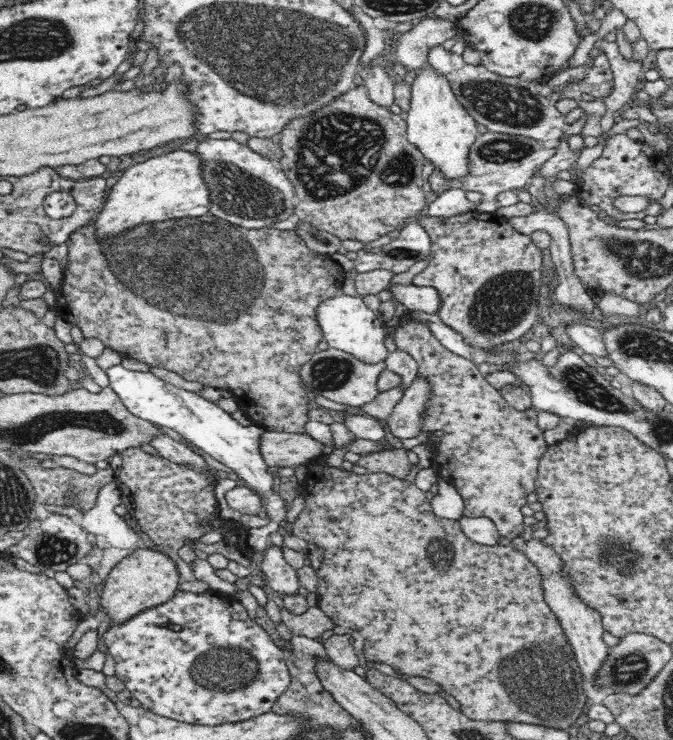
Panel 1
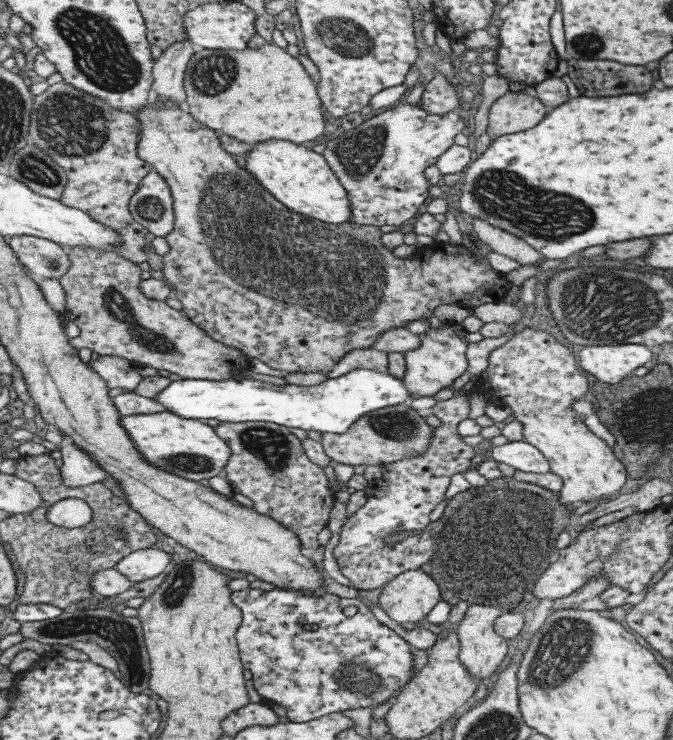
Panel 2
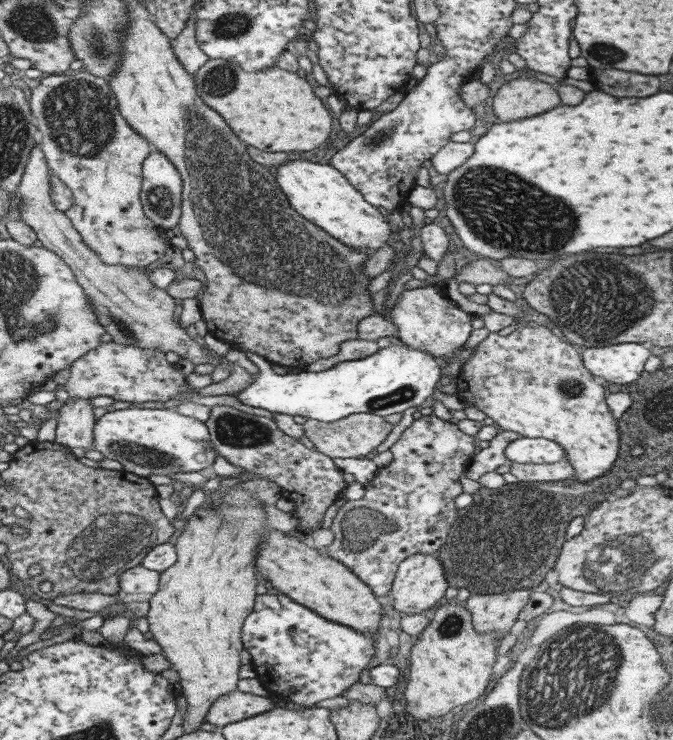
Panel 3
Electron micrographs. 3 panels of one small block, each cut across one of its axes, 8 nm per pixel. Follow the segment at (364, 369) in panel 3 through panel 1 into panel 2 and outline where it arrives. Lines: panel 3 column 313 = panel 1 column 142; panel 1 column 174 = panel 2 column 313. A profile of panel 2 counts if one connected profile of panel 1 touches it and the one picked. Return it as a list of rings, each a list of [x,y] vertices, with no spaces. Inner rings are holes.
[[[354,368],[337,378],[327,378],[317,386],[273,385],[252,379],[170,381],[165,388],[155,394],[154,400],[164,406],[164,410],[179,418],[207,420],[215,418],[219,422],[273,422],[287,428],[315,430],[319,433],[343,434],[360,416],[377,409],[401,405],[415,398],[402,383],[386,372],[370,368]]]

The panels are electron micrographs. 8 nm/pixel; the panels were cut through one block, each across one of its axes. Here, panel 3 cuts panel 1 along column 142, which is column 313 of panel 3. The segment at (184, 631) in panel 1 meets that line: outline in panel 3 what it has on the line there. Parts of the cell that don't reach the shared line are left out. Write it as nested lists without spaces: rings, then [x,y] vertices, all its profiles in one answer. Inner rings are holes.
[[[261,594],[255,595],[254,603],[249,614],[245,617],[243,621],[240,639],[242,642],[243,650],[247,650],[250,656],[250,666],[253,668],[256,674],[257,680],[261,683],[261,686],[267,690],[267,692],[273,692],[282,700],[288,703],[289,706],[294,708],[313,708],[318,702],[322,700],[327,700],[329,698],[335,698],[341,695],[345,690],[347,690],[352,684],[358,682],[361,672],[366,667],[370,667],[375,663],[374,654],[374,639],[367,631],[356,631],[350,629],[349,626],[343,626],[341,623],[331,622],[329,619],[323,618],[321,615],[315,614],[312,610],[293,602],[289,597],[284,594]]]

